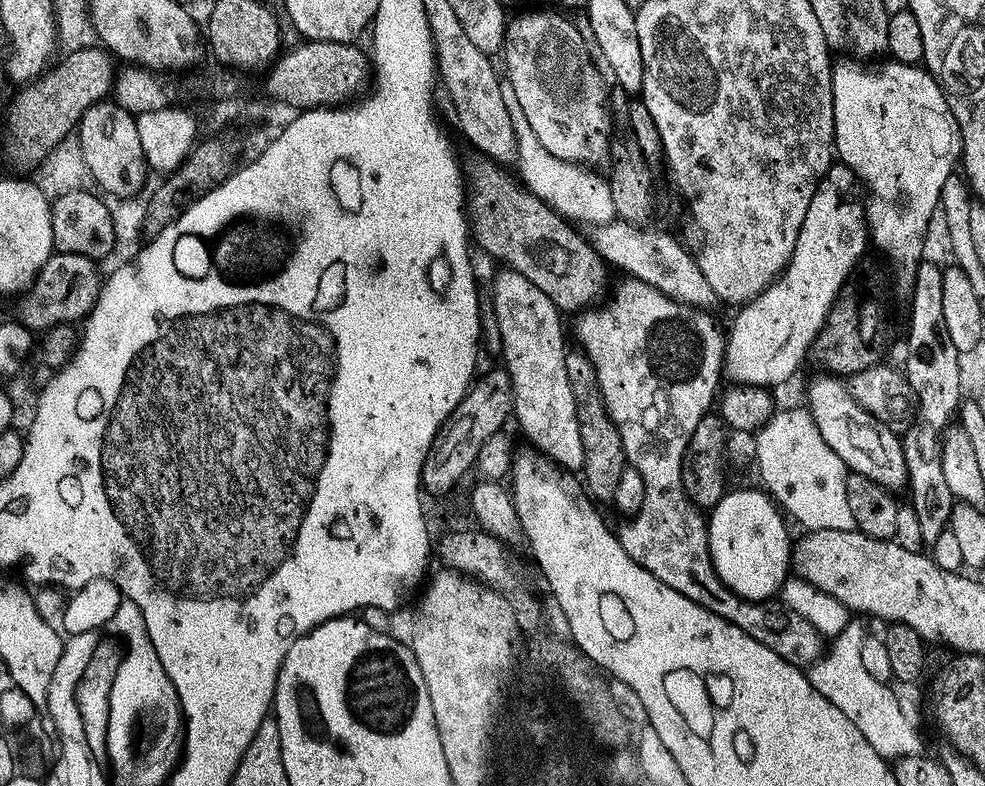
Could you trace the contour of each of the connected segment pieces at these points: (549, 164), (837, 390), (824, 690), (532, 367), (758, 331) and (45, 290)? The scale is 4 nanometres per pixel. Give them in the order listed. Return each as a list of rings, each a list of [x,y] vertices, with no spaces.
[[[521,123],[516,129],[516,139],[518,141],[518,157],[520,156],[520,172],[518,176],[526,185],[529,192],[539,196],[545,202],[557,202],[565,200],[568,208],[578,219],[596,220],[604,222],[616,216],[616,207],[612,197],[612,185],[607,179],[595,176],[592,172],[587,172],[587,167],[576,162],[559,160],[556,156],[551,156],[538,142],[534,130],[530,126]]]
[[[830,374],[819,375],[808,388],[806,406],[815,418],[823,440],[851,473],[860,473],[891,492],[903,491],[907,487],[908,470],[901,437],[887,424],[872,417],[854,399],[843,379]]]
[[[850,622],[841,636],[835,637],[827,645],[826,651],[814,661],[807,669],[808,681],[858,730],[862,730],[862,738],[878,750],[878,754],[886,761],[895,762],[902,756],[919,756],[920,732],[912,725],[910,717],[904,713],[904,708],[900,705],[900,700],[891,692],[888,684],[878,682],[878,678],[873,678],[866,666],[862,666],[862,642],[865,638],[866,629],[856,622]]]
[[[501,267],[496,281],[492,284],[491,311],[496,313],[500,331],[500,352],[504,360],[503,367],[508,369],[512,383],[512,407],[514,420],[520,423],[529,445],[542,456],[560,465],[565,470],[580,470],[584,467],[582,454],[582,434],[578,434],[578,414],[574,406],[574,394],[570,394],[570,378],[566,374],[566,345],[564,345],[564,328],[560,325],[562,313],[559,308],[520,272],[513,268]]]
[[[833,163],[812,195],[788,267],[779,279],[737,311],[740,313],[732,329],[727,329],[724,345],[724,372],[733,385],[771,389],[772,384],[784,384],[809,355],[828,311],[853,275],[852,267],[870,244],[866,204],[856,197],[852,180],[851,168]]]
[[[56,252],[44,265],[40,267],[40,273],[33,280],[31,288],[27,289],[24,300],[23,323],[32,330],[45,330],[52,326],[58,326],[59,323],[68,323],[75,325],[83,321],[92,312],[93,306],[98,302],[100,290],[102,287],[102,275],[98,269],[97,261],[91,260],[89,256],[82,254],[66,254],[65,252]]]

